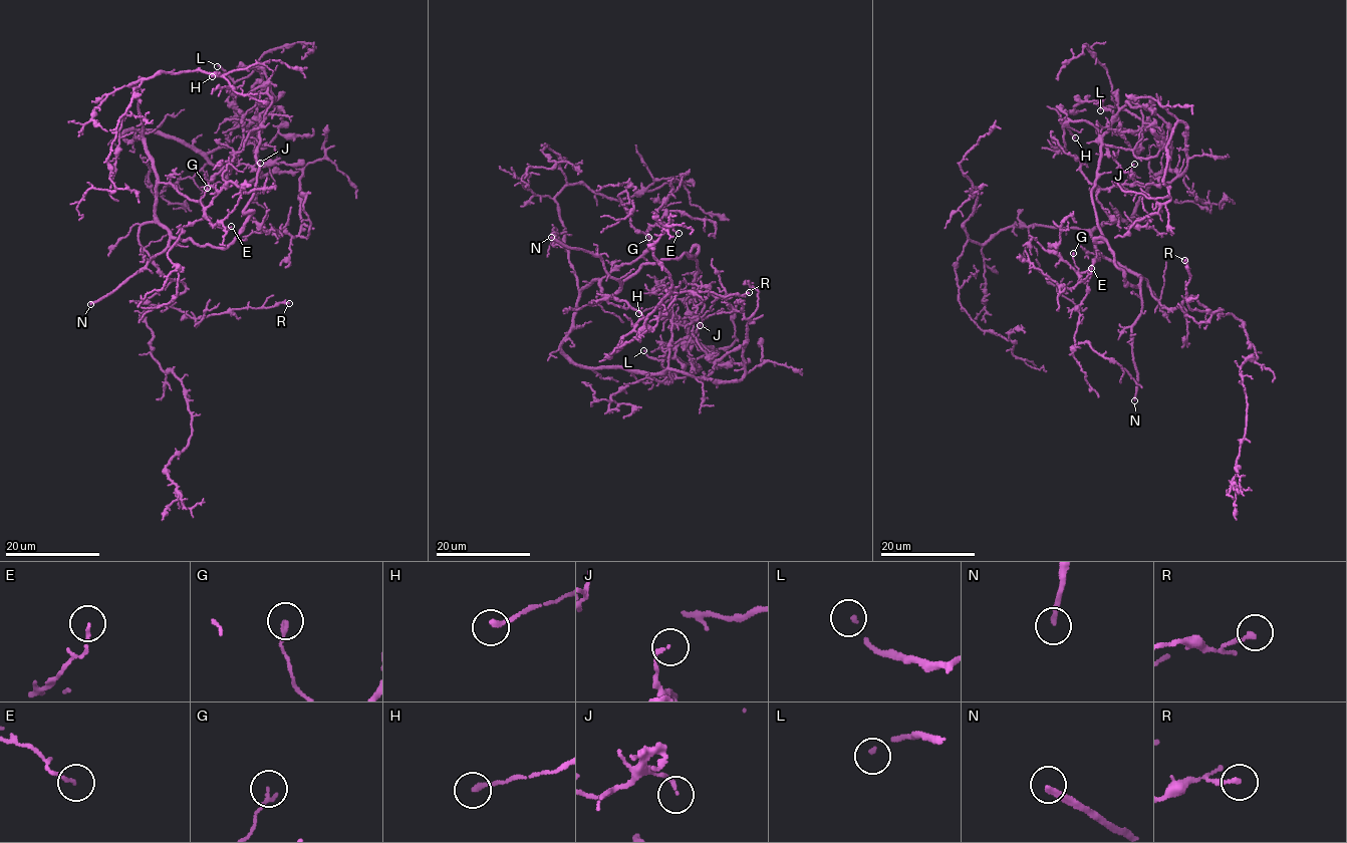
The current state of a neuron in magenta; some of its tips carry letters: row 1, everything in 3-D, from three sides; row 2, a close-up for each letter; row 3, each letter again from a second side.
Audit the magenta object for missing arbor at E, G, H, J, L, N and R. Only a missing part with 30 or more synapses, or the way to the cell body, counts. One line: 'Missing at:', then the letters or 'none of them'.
Missing at: L, N

